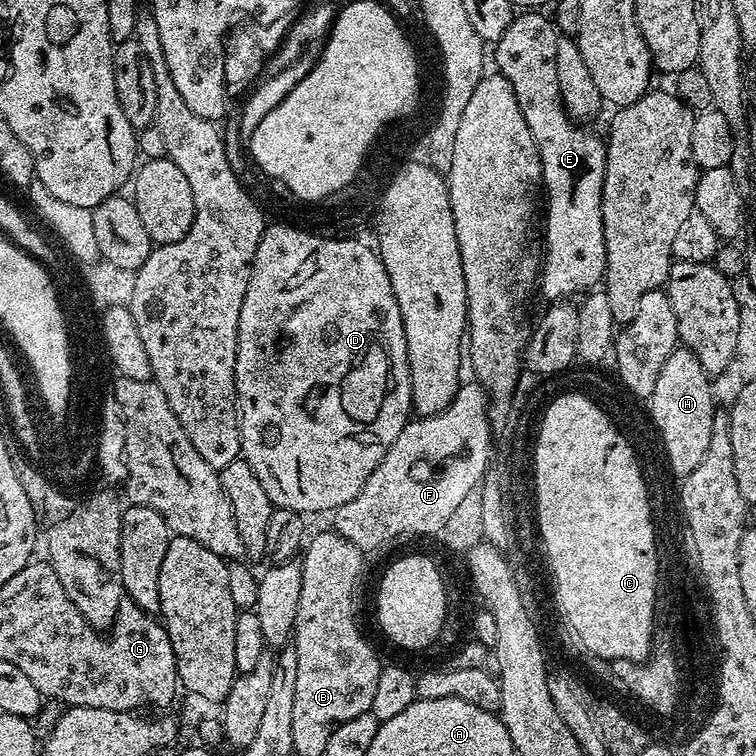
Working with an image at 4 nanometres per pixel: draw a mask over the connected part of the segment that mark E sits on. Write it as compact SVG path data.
M532 10L529 12L517 15L506 30L506 34L502 34L502 38L495 41L494 48L496 48L496 64L499 75L508 79L510 86L514 90L514 94L518 98L518 106L522 110L522 118L526 118L526 126L530 126L530 134L534 134L534 142L538 146L538 154L542 162L542 170L544 171L544 178L542 181L543 191L546 193L546 204L548 200L548 217L544 220L544 248L542 244L542 271L538 281L539 291L544 291L544 296L548 302L560 302L565 298L576 298L581 294L587 293L589 290L595 289L597 285L604 279L604 267L606 266L606 246L604 245L604 227L602 226L602 186L604 185L604 175L606 174L606 154L608 149L605 141L600 140L592 132L587 132L587 127L581 126L577 121L569 116L564 109L564 103L560 97L560 87L558 86L558 70L555 65L555 55L557 53L557 38L560 35L555 23L546 17L545 13L540 10Z

